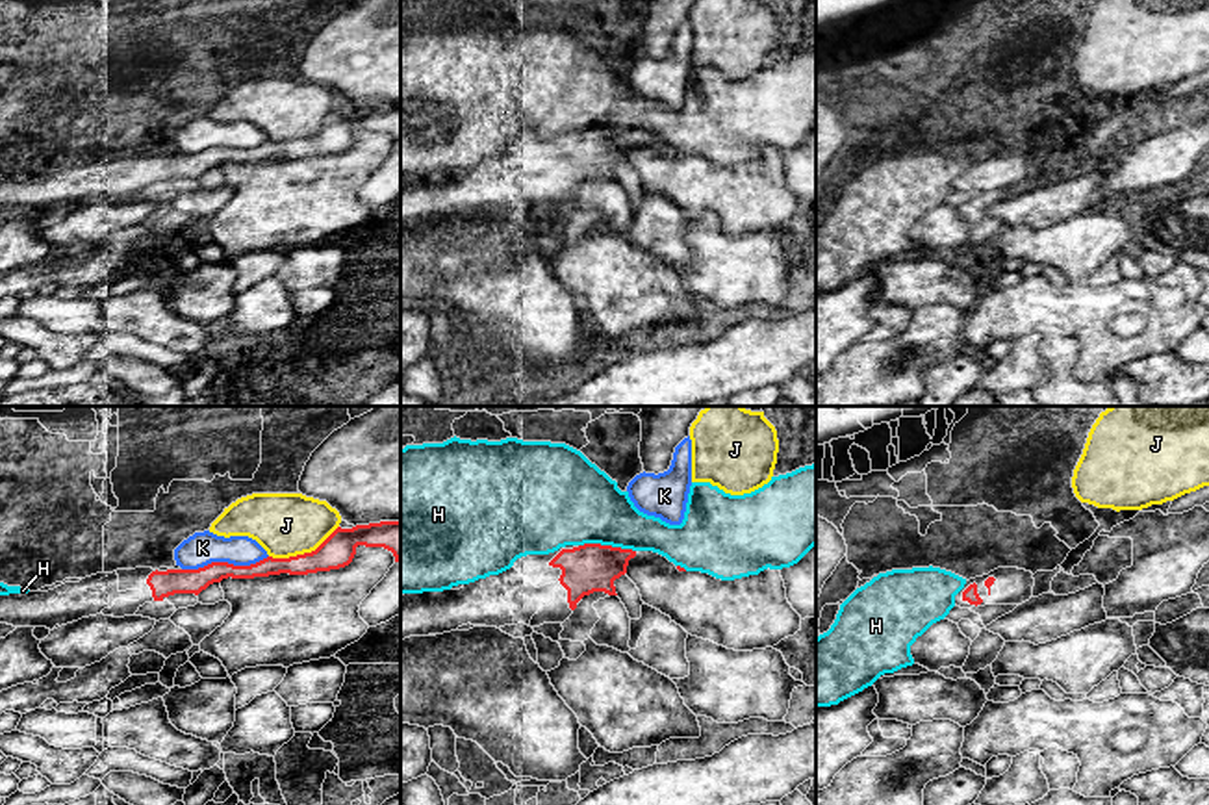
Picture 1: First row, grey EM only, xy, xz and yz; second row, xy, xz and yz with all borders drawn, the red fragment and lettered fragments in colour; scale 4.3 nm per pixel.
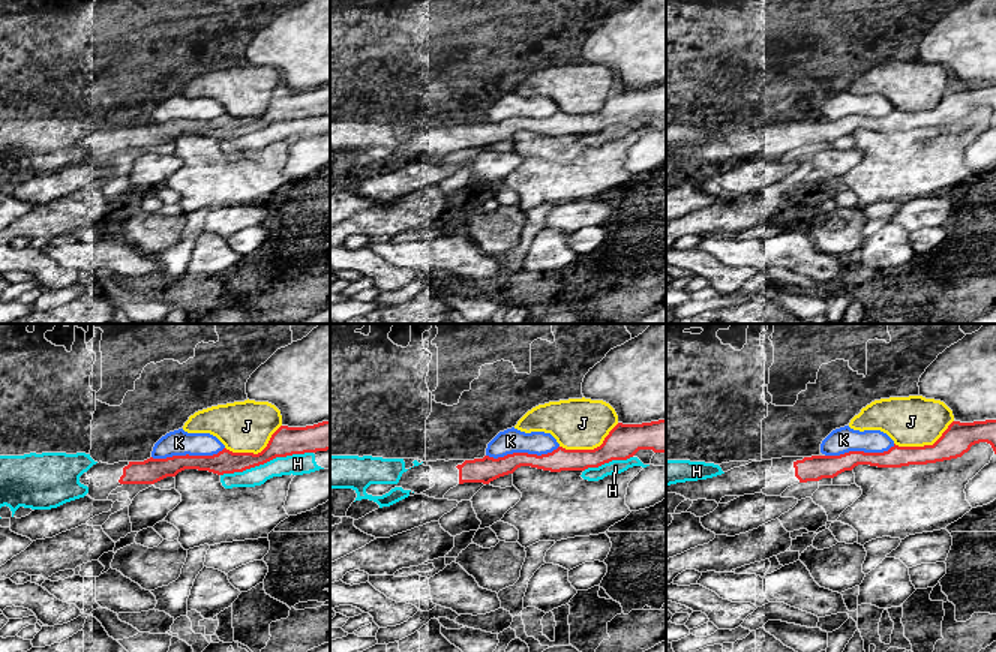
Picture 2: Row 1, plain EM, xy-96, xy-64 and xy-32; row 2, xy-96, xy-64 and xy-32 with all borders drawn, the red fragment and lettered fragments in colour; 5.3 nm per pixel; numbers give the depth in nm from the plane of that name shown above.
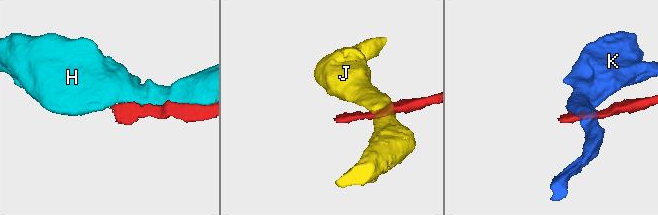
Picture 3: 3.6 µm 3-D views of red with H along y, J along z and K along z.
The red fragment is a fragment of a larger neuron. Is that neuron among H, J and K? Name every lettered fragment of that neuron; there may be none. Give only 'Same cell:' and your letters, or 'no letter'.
Same cell: no letter

